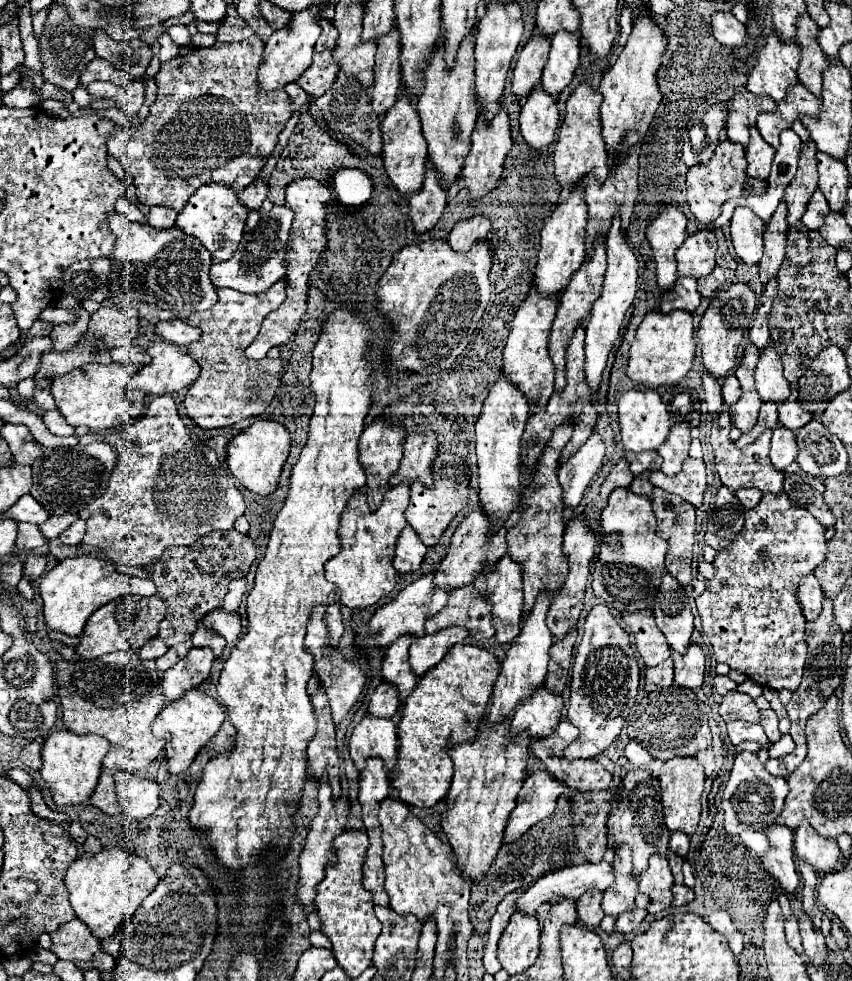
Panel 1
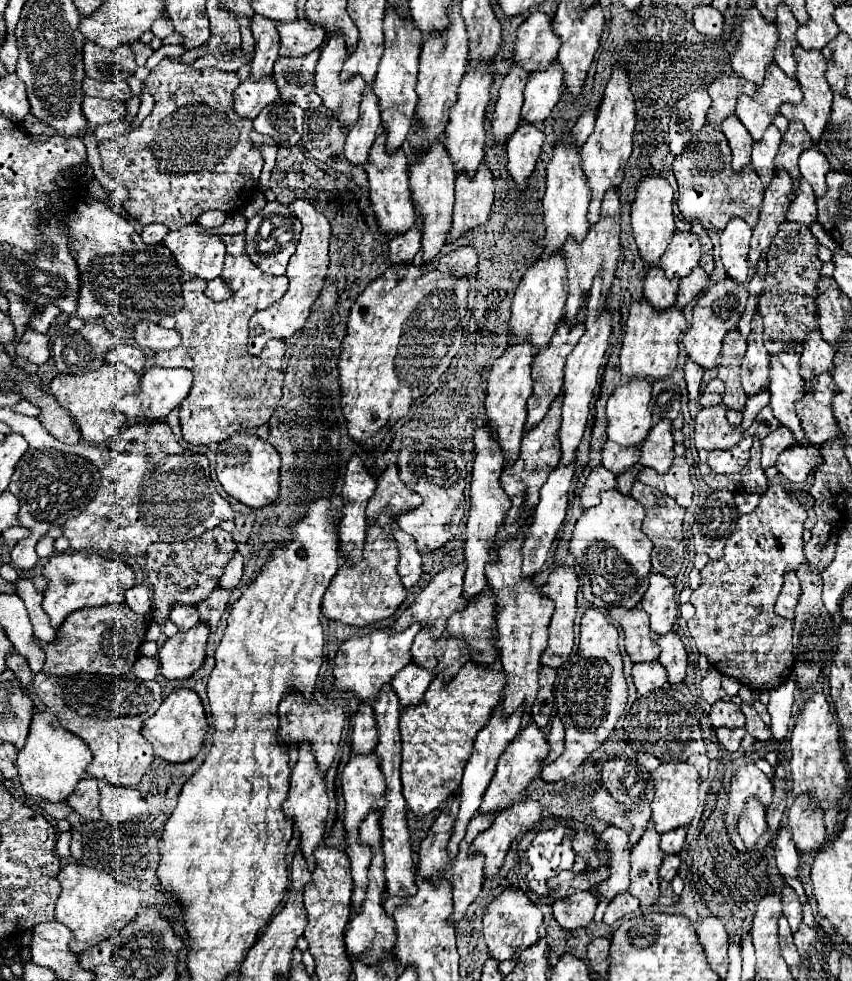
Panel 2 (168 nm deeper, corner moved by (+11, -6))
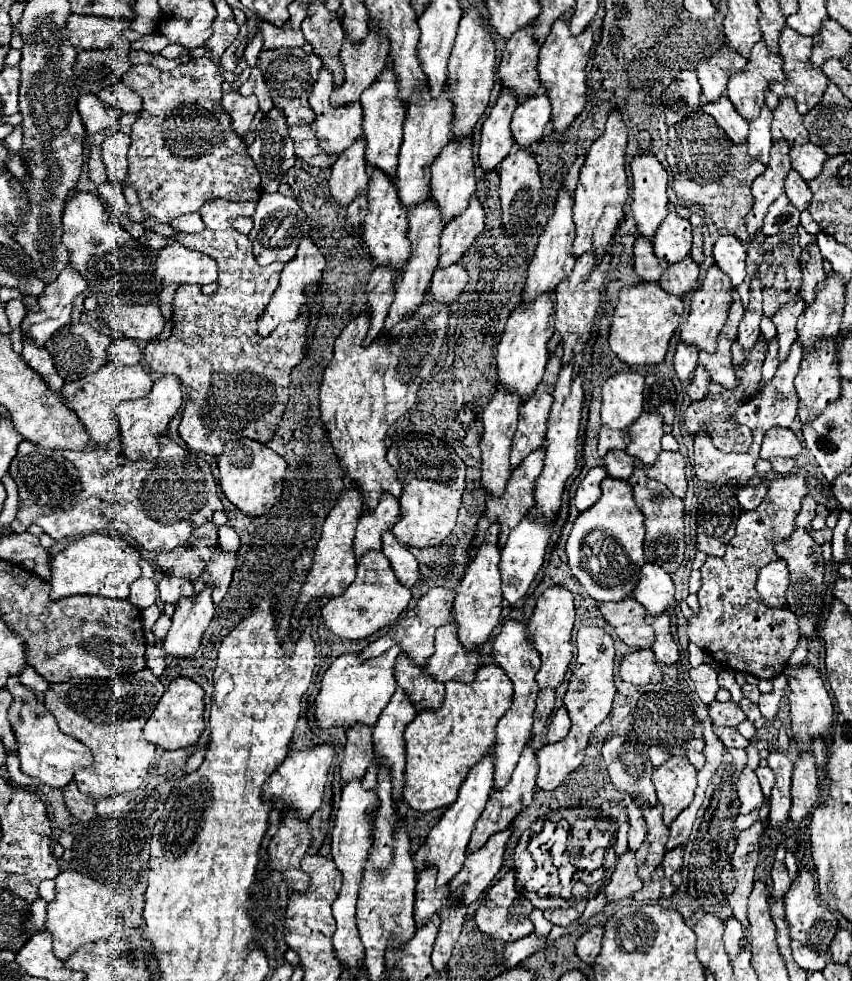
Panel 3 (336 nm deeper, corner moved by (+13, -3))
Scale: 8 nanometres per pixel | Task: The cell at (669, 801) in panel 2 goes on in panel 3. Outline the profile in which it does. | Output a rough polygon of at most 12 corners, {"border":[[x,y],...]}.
{"border":[[671,757],[651,775],[663,823],[693,803],[697,771]]}

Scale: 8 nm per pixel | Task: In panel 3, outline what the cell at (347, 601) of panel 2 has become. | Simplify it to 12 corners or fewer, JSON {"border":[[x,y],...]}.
{"border":[[381,551],[321,607],[339,637],[365,639],[411,601]]}

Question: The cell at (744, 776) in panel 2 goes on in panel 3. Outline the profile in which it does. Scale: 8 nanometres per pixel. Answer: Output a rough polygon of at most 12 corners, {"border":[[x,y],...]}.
{"border":[[757,767],[755,771],[763,795],[771,793],[775,783],[769,767]]}

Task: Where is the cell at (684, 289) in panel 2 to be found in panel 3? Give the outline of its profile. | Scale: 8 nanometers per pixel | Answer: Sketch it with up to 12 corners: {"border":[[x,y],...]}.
{"border":[[691,257],[669,265],[659,285],[683,297],[695,289],[699,265]]}

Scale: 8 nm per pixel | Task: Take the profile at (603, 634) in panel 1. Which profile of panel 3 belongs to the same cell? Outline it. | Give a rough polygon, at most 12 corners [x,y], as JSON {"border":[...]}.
{"border":[[581,627],[563,705],[569,735],[537,751],[537,787],[575,771],[615,699],[615,647]]}

